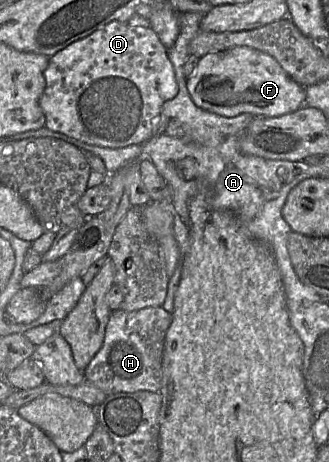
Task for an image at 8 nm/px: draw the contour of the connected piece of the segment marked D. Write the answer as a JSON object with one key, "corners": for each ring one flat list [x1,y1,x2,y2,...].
{"corners":[[119,21,107,24,50,57,44,77,46,87,39,105,46,117,45,127,85,144,104,148,116,149,146,143,156,134,156,123,163,104,178,94,167,48,148,24,132,25]]}

